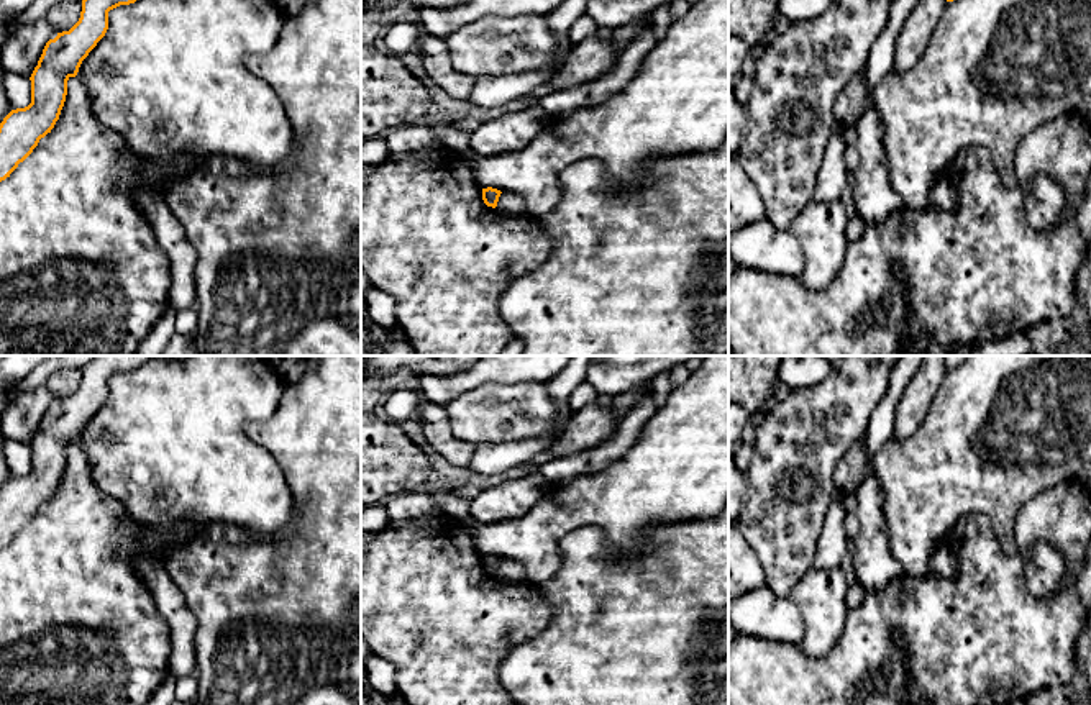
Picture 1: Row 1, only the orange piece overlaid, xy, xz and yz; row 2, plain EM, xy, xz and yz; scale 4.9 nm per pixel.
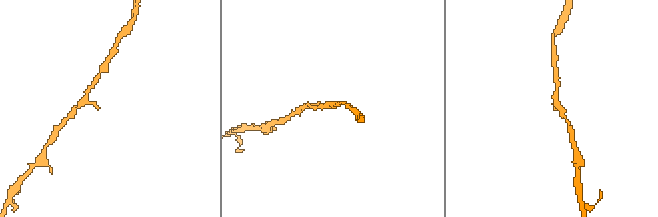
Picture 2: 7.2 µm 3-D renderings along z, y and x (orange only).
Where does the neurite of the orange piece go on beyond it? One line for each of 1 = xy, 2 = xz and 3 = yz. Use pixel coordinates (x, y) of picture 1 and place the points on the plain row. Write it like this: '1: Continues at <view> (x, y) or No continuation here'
1: No continuation here
2: No continuation here
3: No continuation here

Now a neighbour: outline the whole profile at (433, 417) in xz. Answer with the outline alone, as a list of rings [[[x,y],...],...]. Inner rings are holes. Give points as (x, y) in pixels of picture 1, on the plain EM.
[[[423,400],[418,420],[423,426],[427,443],[435,453],[453,466],[468,467],[476,444],[461,441],[453,434],[445,405]]]

